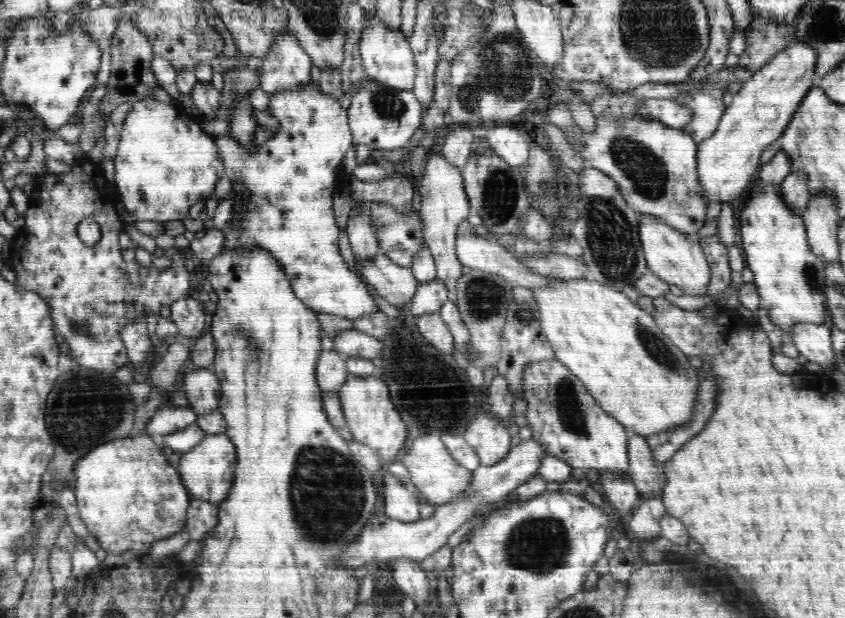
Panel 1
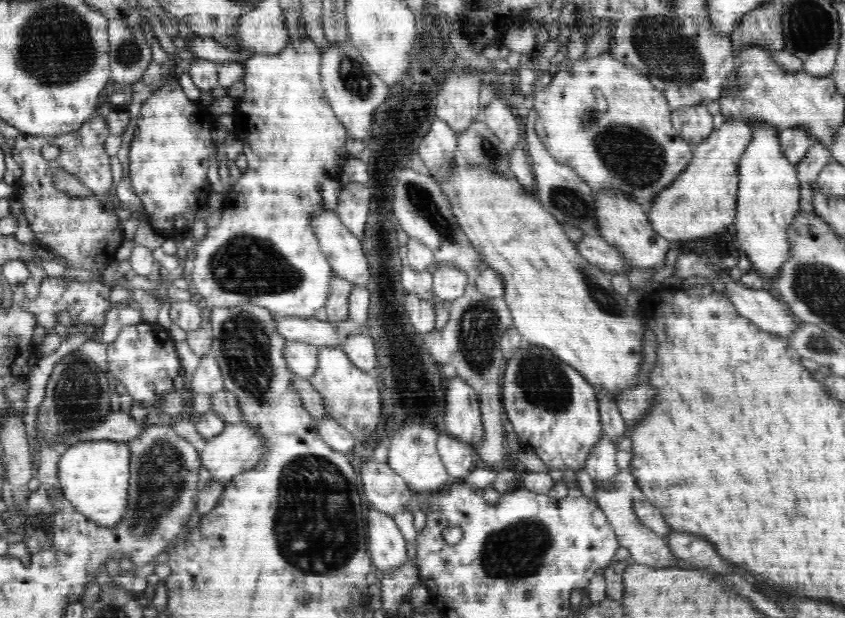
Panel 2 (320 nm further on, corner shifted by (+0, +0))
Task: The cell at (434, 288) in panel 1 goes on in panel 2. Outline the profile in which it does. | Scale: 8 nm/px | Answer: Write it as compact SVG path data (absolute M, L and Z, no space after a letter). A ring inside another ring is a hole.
M439 264L432 271L433 291L436 298L442 301L456 300L464 294L468 282L471 280L468 273L452 267L452 265Z

